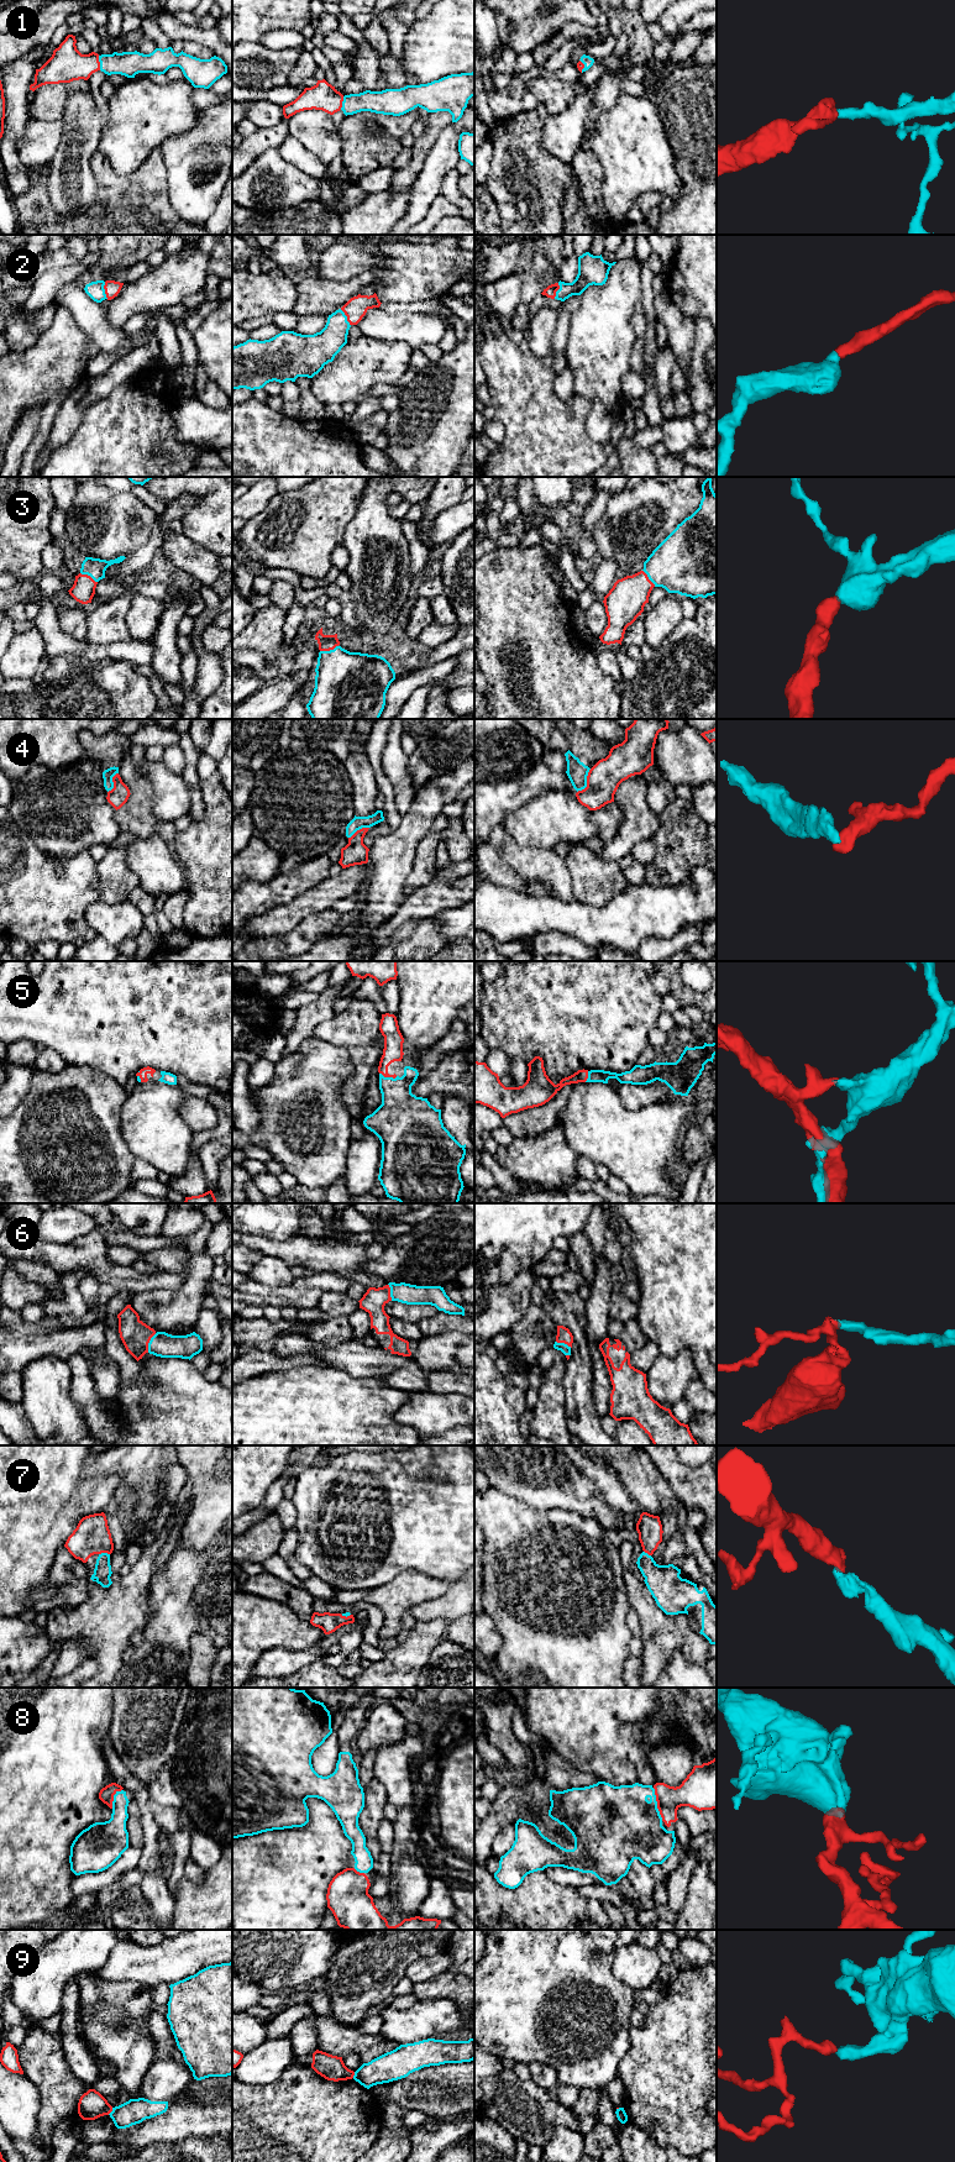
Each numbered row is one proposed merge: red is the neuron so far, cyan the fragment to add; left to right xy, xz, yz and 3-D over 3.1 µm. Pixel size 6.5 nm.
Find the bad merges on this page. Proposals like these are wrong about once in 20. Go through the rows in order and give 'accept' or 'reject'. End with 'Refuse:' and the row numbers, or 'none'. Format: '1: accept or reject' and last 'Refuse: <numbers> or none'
1: accept
2: accept
3: accept
4: reject
5: accept
6: accept
7: accept
8: accept
9: reject
Refuse: 4, 9

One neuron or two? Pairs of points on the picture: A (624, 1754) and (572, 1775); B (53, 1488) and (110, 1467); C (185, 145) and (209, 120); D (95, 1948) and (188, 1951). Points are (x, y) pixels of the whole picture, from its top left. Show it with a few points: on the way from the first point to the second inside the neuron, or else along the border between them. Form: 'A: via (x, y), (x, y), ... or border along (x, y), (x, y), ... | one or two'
A: border along (557, 1754), (577, 1769), (588, 1772), (599, 1780) | two
B: border along (85, 1459), (84, 1473), (88, 1476), (115, 1475) | two
C: via (192, 138), (204, 126) | one
D: border along (117, 1942), (106, 1961), (100, 1967), (93, 1969) | two

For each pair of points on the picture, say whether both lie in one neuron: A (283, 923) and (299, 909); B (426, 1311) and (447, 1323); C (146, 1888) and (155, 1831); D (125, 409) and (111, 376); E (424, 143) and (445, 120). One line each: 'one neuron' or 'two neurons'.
A: one neuron
B: two neurons
C: one neuron
D: two neurons
E: one neuron

